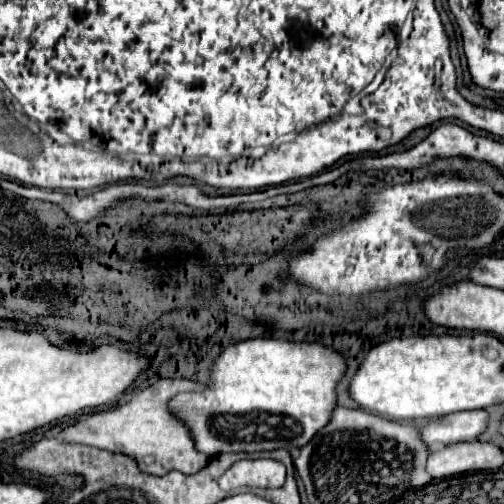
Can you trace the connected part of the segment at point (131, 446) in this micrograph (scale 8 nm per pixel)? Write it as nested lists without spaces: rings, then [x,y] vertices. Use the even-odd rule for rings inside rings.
[[[159,380],[157,384],[149,386],[147,390],[137,392],[131,402],[117,406],[113,410],[103,410],[89,414],[87,418],[81,418],[77,424],[67,426],[59,440],[63,442],[77,442],[87,444],[95,448],[103,448],[109,452],[121,452],[127,456],[137,458],[139,468],[143,472],[163,476],[171,470],[183,472],[183,474],[197,474],[199,472],[199,456],[201,456],[201,468],[209,462],[209,456],[197,452],[193,444],[193,436],[189,436],[189,428],[173,412],[169,412],[169,400],[181,392],[201,392],[205,384],[193,382],[193,380]],[[167,430],[169,430],[169,442],[167,442]]]

